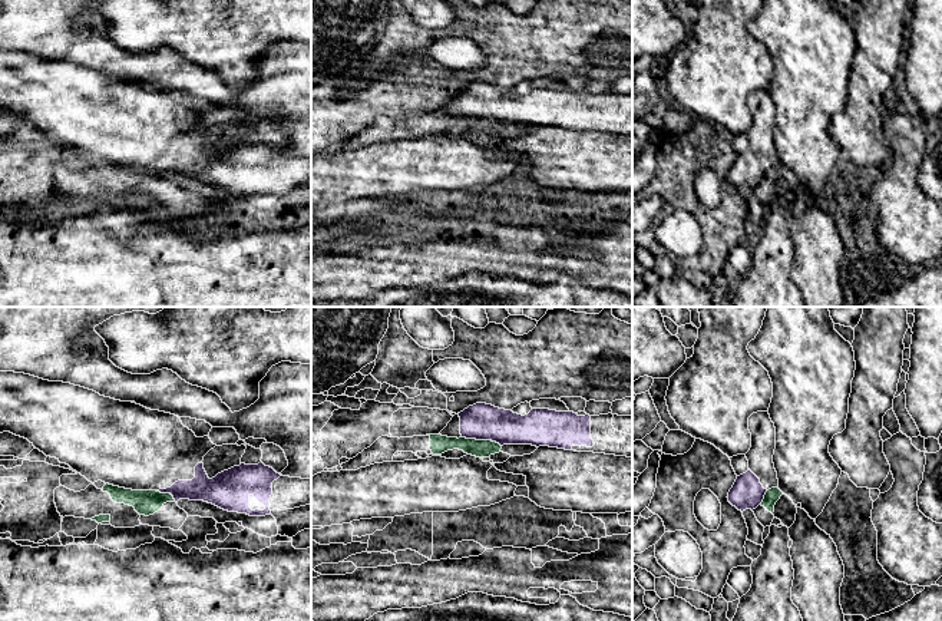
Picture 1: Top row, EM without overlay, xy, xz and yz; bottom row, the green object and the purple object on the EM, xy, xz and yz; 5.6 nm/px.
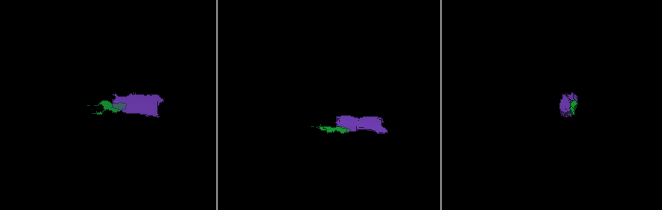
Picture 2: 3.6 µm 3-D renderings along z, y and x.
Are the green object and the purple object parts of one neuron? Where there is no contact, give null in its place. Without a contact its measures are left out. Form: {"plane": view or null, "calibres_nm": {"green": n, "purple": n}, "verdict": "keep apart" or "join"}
{"plane": "xz", "calibres_nm": {"green": 100, "purple": 200}, "verdict": "keep apart"}

